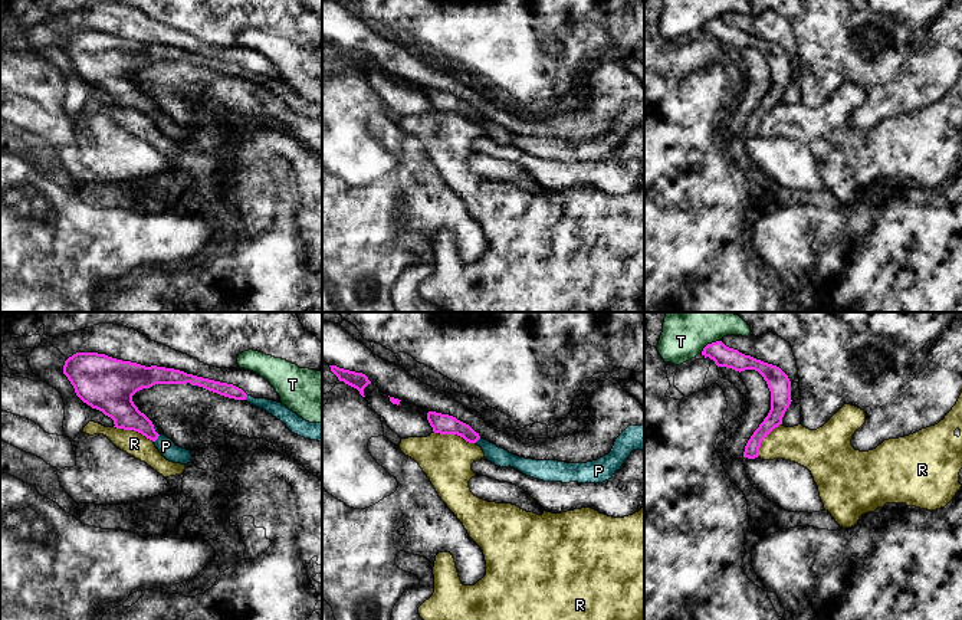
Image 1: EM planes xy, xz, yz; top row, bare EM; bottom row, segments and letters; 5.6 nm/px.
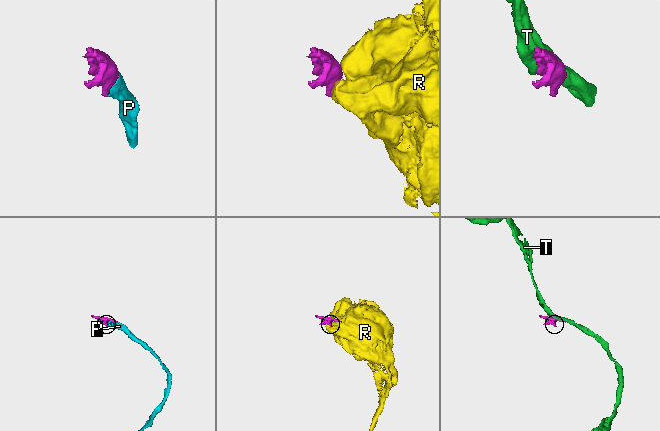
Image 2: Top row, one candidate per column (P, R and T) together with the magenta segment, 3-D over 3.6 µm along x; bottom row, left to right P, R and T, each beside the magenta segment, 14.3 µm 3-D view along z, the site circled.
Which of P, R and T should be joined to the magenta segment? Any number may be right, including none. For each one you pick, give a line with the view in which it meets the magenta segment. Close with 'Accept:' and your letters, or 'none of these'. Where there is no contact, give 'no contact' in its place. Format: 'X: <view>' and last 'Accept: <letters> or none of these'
P: xy
Accept: P

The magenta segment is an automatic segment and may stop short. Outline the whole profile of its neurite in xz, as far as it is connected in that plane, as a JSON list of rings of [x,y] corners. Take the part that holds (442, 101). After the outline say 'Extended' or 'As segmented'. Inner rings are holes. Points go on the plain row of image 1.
[[[436,89],[427,91],[434,111],[457,112],[469,121],[482,125],[485,135],[500,145],[515,145],[526,154],[544,160],[603,161],[621,147],[633,128],[644,129],[644,104],[628,104],[614,119],[611,129],[587,141],[565,141],[558,138],[533,138],[515,134],[508,128],[482,117],[469,102],[453,94]]]. Extended

